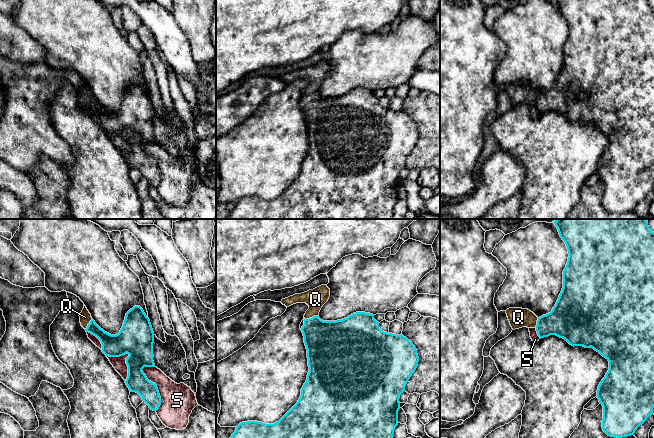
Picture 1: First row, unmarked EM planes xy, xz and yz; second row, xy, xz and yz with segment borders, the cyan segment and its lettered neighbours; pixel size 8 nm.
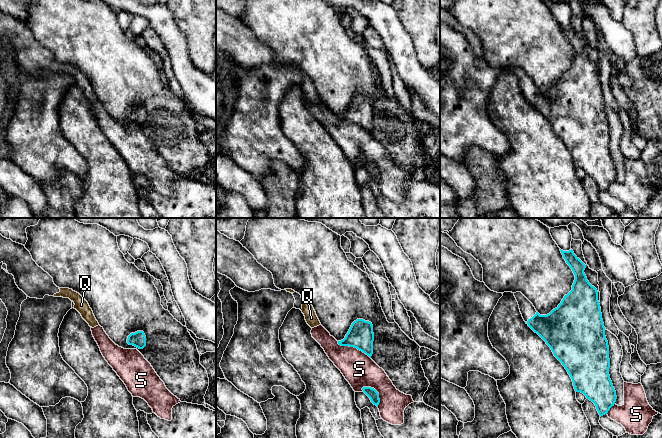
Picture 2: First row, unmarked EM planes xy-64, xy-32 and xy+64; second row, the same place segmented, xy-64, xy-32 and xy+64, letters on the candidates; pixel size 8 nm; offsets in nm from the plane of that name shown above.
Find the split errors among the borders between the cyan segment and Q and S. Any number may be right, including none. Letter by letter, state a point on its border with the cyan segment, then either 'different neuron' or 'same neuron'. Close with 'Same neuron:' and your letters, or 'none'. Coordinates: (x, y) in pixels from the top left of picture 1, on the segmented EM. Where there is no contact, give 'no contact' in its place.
Q: contact xz (312, 317); different neuron
S: contact xy (157, 388); different neuron
Same neuron: none

